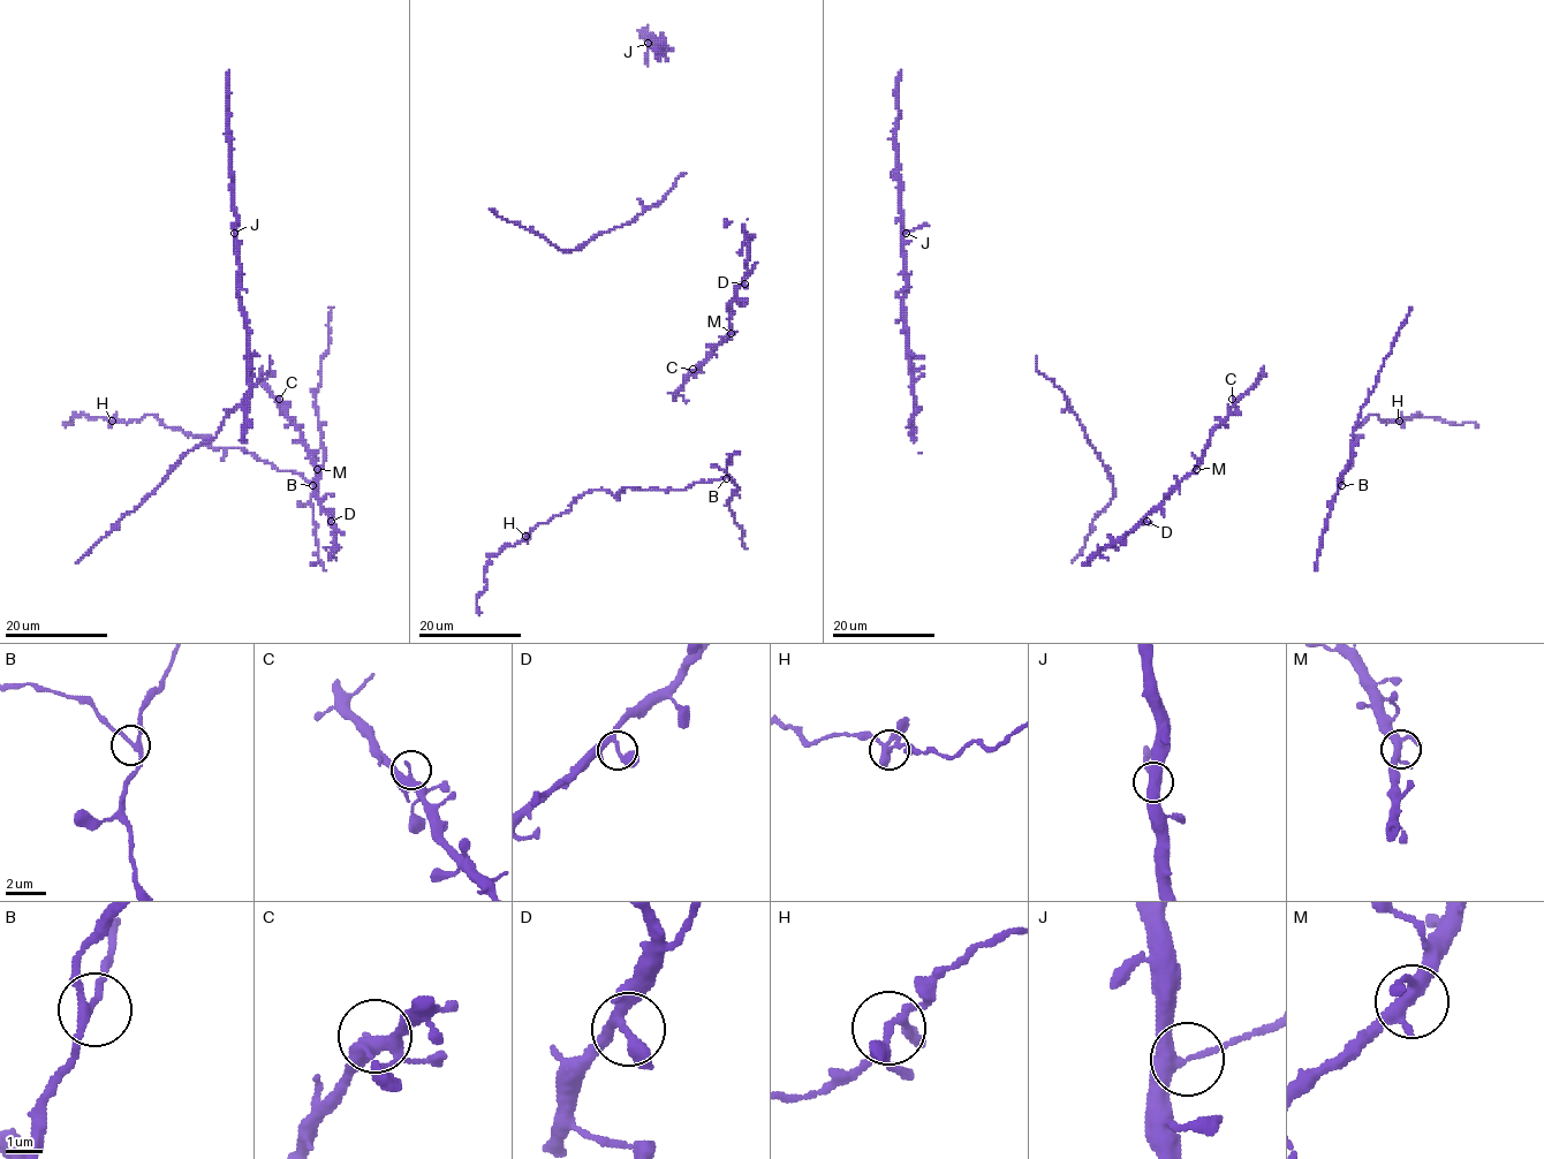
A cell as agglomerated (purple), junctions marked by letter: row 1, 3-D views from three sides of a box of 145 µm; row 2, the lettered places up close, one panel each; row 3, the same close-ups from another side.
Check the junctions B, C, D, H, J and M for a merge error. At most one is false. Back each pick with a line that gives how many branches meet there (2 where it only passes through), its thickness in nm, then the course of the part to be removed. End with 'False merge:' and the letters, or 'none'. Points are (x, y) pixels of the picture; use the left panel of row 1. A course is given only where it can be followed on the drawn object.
False merge: none

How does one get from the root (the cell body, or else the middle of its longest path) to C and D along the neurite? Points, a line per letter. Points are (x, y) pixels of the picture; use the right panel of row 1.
C: (1195, 468), (1210, 433), (1226, 417), (1232, 399)
D: (1195, 468), (1147, 516), (1147, 521)

